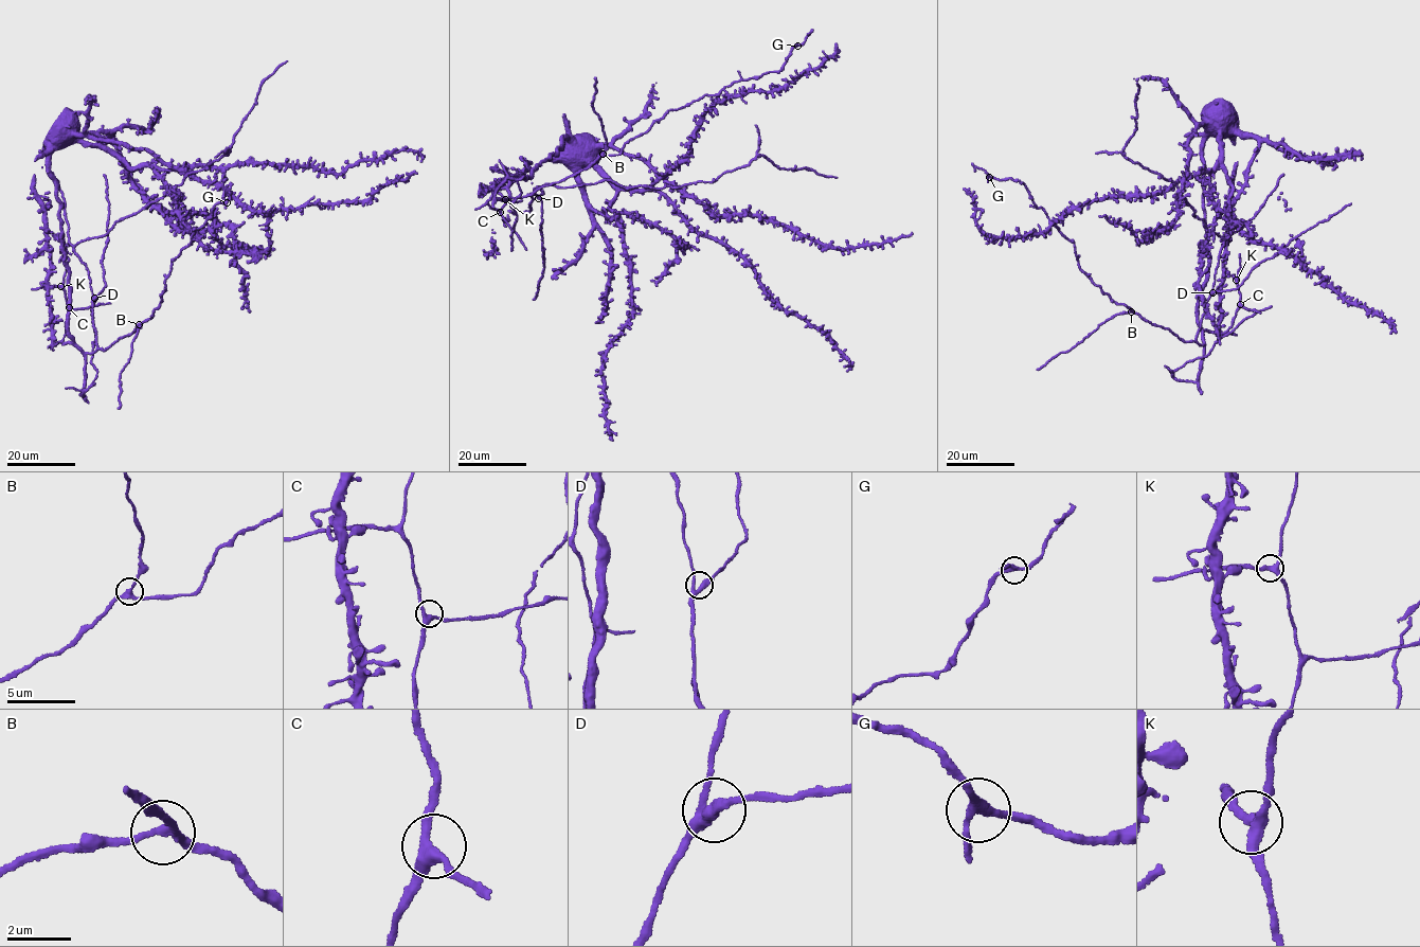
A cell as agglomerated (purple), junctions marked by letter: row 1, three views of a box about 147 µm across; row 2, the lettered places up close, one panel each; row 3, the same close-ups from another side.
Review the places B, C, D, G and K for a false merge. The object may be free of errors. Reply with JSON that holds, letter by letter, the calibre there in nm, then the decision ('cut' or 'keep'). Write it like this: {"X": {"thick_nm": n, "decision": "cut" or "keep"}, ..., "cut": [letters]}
{"B": {"thick_nm": 240, "decision": "keep"}, "C": {"thick_nm": 300, "decision": "keep"}, "D": {"thick_nm": 300, "decision": "keep"}, "G": {"thick_nm": 280, "decision": "keep"}, "K": {"thick_nm": 280, "decision": "keep"}, "cut": []}

